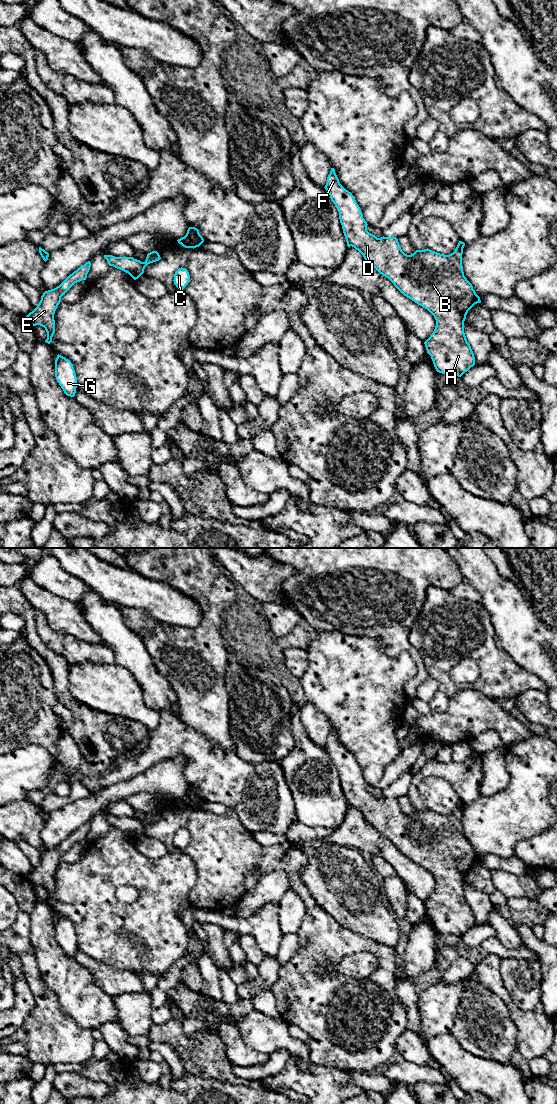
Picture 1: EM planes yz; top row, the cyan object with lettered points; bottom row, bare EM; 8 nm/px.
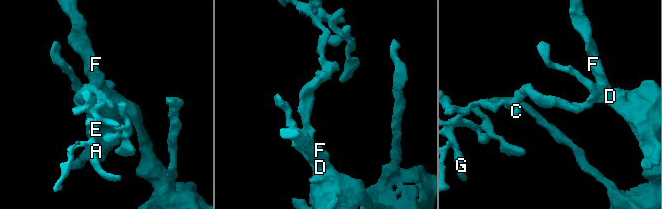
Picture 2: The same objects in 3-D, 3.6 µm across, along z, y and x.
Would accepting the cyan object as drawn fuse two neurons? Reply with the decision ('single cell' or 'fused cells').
fused cells

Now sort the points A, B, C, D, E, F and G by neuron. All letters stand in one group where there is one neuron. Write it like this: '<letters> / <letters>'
A B D F / C E G

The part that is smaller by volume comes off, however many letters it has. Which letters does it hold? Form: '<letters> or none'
C, E, G

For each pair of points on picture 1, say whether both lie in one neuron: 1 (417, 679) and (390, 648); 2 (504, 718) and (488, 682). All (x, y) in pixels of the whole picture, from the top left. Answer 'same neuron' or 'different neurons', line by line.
1: same neuron
2: different neurons

